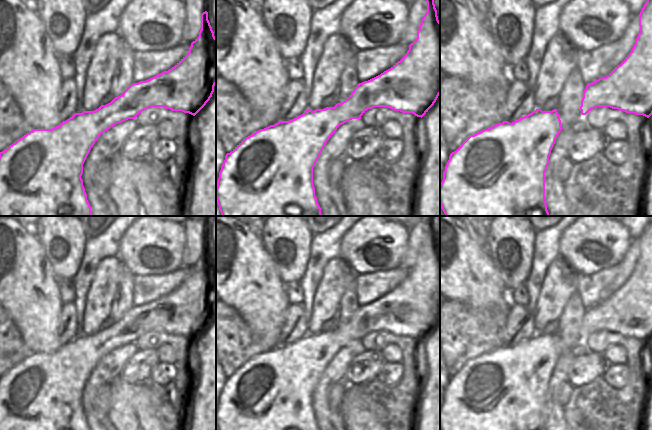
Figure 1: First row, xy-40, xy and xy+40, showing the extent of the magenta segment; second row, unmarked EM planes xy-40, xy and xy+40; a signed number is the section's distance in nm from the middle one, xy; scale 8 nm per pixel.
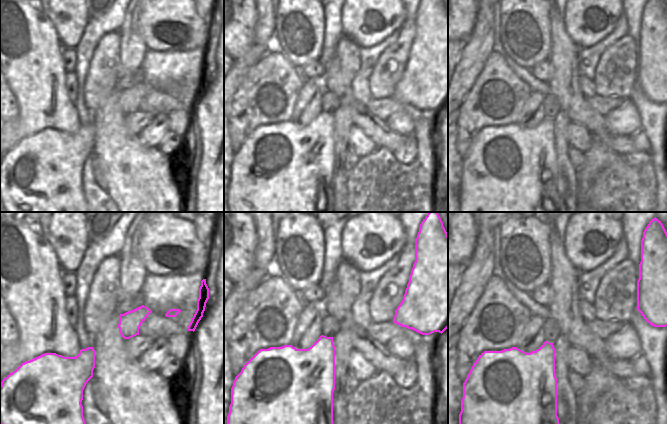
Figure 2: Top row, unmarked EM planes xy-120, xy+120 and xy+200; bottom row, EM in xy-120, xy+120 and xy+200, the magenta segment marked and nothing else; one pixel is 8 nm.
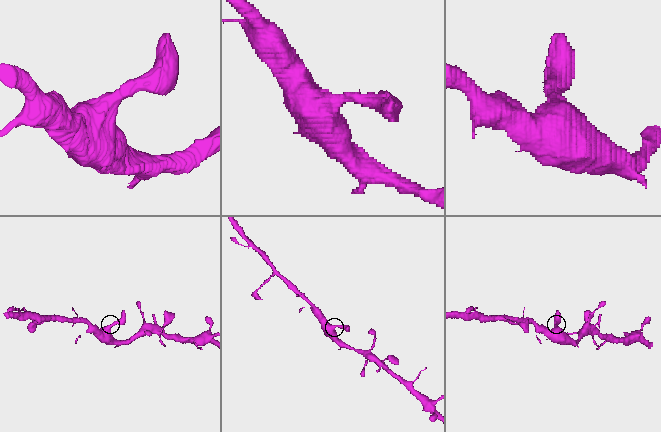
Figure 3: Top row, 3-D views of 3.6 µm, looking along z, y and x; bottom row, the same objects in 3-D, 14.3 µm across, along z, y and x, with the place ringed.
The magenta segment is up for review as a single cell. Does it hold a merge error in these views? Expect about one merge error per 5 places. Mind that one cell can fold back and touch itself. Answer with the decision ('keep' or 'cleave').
keep

